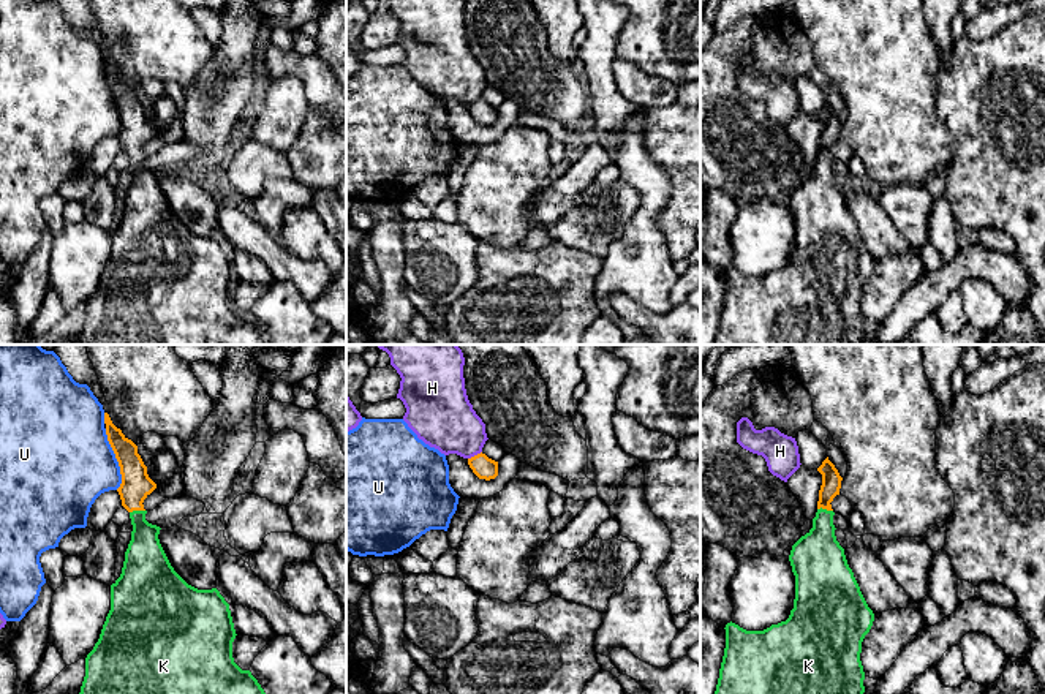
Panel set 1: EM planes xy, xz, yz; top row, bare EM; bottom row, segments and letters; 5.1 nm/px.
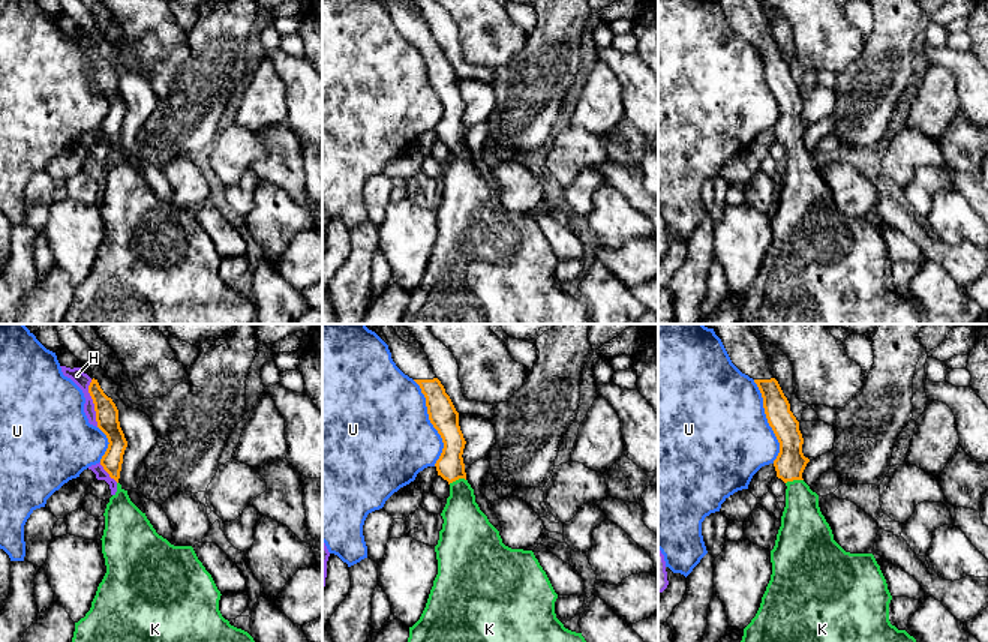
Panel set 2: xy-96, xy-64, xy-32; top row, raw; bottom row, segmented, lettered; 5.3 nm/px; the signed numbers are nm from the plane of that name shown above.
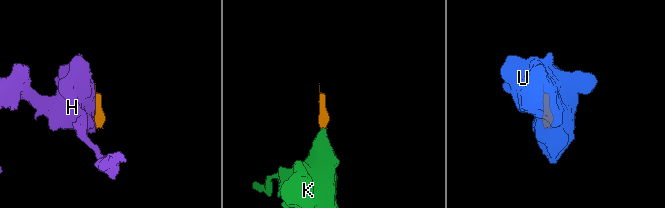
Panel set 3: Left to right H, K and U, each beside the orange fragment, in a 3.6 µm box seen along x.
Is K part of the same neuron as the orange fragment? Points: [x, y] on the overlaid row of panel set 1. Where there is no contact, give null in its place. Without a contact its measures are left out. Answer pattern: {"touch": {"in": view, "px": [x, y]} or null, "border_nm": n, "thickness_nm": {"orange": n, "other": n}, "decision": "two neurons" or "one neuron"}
{"touch": {"in": "xy", "px": [136, 509]}, "border_nm": 80, "thickness_nm": {"orange": 150, "other": 200}, "decision": "one neuron"}

